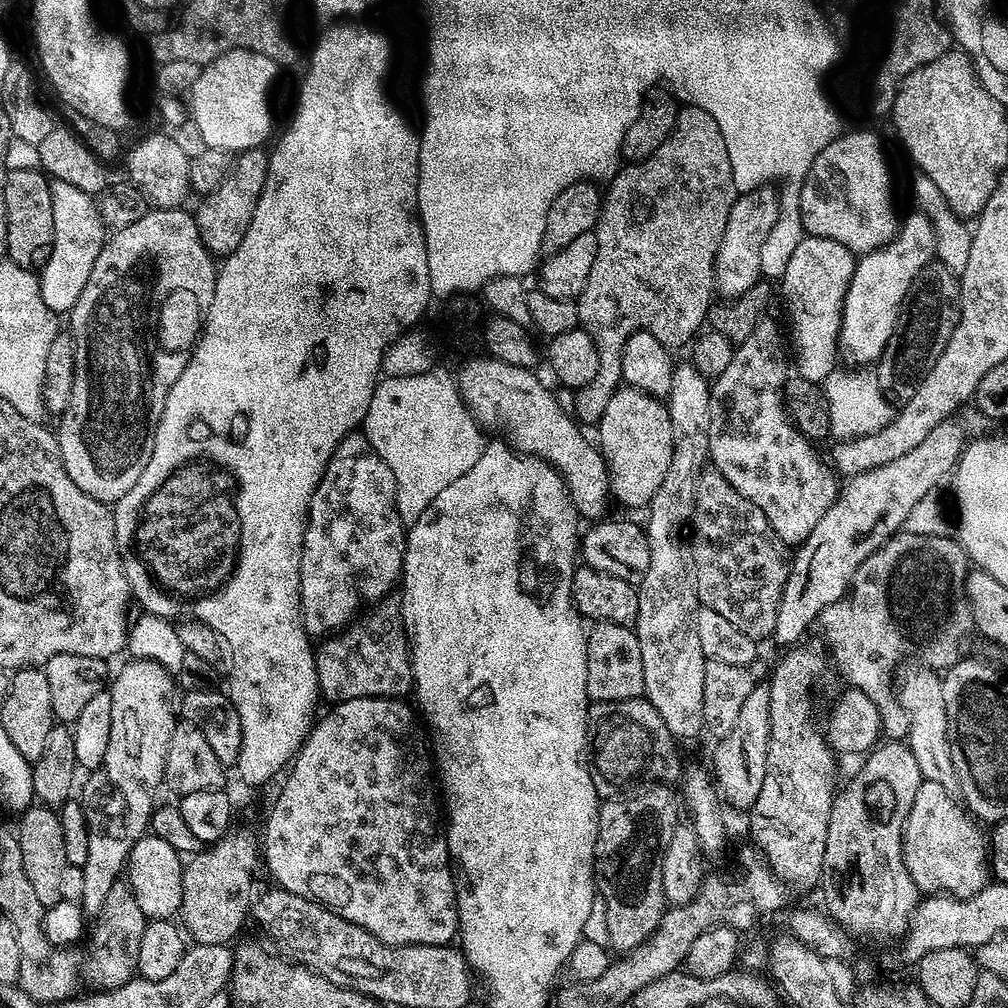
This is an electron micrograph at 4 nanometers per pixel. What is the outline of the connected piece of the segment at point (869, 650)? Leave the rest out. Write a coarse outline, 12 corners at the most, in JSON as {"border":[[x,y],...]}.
{"border":[[868,563],[820,611],[834,667],[874,702],[889,741],[908,739],[894,683],[902,641],[868,612]]}

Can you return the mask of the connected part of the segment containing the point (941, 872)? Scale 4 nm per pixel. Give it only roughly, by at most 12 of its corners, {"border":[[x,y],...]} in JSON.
{"border":[[921,782],[902,837],[921,893],[989,884],[990,844],[949,789]]}

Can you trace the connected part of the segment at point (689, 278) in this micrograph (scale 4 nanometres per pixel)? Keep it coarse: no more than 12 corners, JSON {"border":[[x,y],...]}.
{"border":[[681,107],[603,193],[576,300],[599,425],[641,330],[705,327],[738,195],[718,122]]}

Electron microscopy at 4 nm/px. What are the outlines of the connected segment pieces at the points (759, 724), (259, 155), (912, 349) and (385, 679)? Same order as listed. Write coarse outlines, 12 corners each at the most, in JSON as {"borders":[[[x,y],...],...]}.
{"borders":[[[756,682],[719,737],[714,779],[751,809],[766,778],[770,690]],[[239,153],[194,208],[200,240],[226,258],[254,218],[269,153]],[[926,265],[874,365],[897,402],[914,398],[959,319],[957,273]],[[400,605],[315,649],[323,699],[404,698],[412,655]]]}

